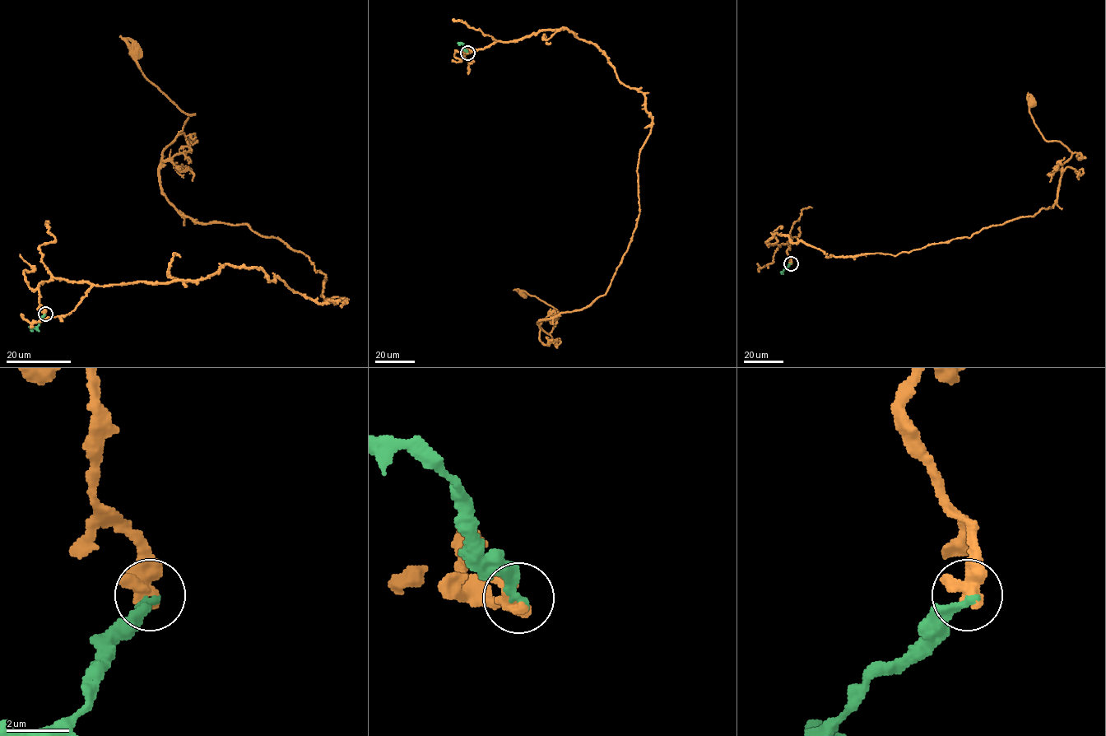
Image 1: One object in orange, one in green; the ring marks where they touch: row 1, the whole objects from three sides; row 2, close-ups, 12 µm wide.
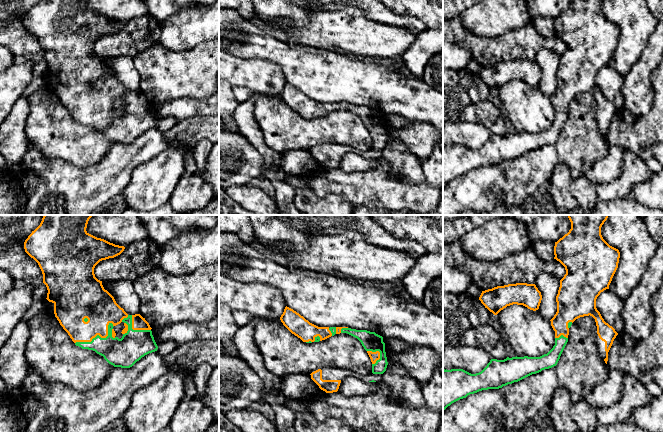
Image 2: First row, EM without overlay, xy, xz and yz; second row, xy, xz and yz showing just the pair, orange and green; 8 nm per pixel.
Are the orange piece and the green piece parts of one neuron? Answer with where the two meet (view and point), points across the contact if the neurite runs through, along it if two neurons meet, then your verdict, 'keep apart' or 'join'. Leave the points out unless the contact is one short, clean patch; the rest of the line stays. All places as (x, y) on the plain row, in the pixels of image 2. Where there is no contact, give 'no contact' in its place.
xy (98, 110) | join

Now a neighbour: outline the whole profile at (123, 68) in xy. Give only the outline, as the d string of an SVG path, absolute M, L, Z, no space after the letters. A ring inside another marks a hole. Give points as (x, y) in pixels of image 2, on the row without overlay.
M131 57L105 58L102 61L128 91L139 90L140 75Z

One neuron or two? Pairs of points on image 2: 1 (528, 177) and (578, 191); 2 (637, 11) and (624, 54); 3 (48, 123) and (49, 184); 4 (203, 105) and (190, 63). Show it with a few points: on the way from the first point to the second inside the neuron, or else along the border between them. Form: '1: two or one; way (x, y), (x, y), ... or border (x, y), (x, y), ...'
1: two; border (587, 175), (581, 175), (572, 179)
2: one; way (637, 22), (631, 43)
3: two; border (33, 144), (46, 159), (62, 160), (72, 166)
4: two; border (208, 97), (180, 97), (177, 99)

